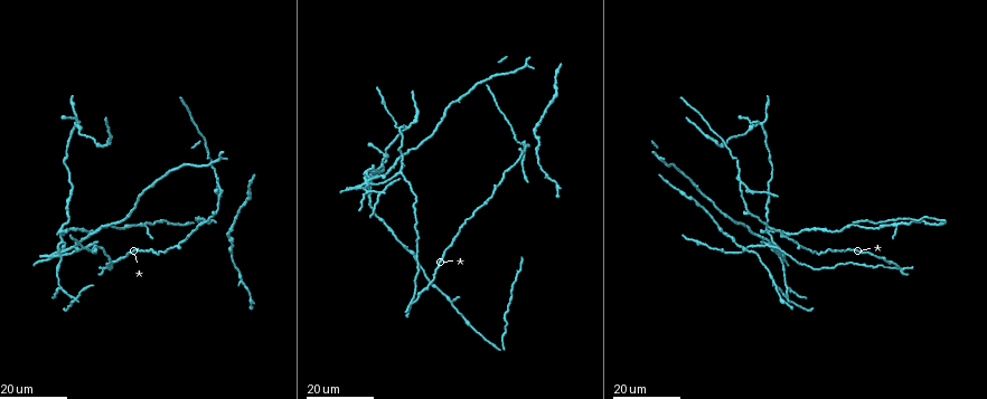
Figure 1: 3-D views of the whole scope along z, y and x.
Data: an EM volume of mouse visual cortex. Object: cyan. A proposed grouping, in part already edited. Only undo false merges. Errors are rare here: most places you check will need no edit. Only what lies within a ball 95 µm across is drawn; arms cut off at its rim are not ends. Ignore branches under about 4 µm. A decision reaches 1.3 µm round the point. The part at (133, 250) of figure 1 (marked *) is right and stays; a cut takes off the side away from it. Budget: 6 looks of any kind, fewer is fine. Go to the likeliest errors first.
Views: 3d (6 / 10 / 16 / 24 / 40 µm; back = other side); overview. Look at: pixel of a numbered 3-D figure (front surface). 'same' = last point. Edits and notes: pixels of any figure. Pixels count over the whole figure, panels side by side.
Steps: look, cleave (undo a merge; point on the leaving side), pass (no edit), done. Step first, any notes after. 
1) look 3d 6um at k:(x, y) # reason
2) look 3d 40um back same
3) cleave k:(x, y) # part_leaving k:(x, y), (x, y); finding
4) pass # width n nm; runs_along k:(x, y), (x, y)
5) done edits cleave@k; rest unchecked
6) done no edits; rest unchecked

look 3d 24um at 1:(399, 169) # four-way junction

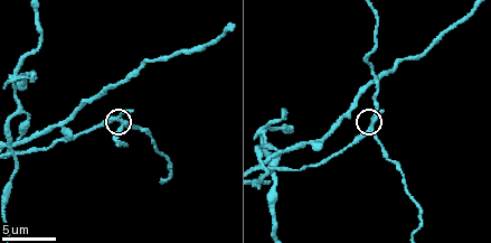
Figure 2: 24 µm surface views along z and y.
look 3d 6um at 2:(120, 119) # zoom in

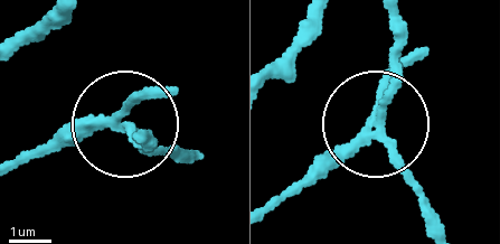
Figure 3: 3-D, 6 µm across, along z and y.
cleave 3:(134, 92) # part_leaving 3:(116, 121), (77, 121), (25, 150); two neurons meet here

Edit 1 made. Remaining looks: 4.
look 3d 16um at 1:(740, 182) # three arms meet

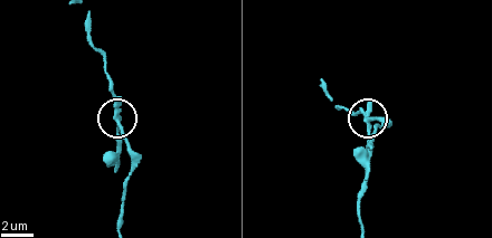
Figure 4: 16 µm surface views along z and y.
look 3d 10um at 4:(116, 120)

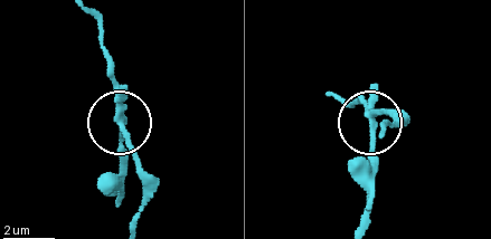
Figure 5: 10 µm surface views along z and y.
cleave 5:(374, 142) # part_leaving 5:(369, 113), (365, 227); two neurons meet here

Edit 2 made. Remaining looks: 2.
done edits cleave@3, cleave@5; rest unchecked

